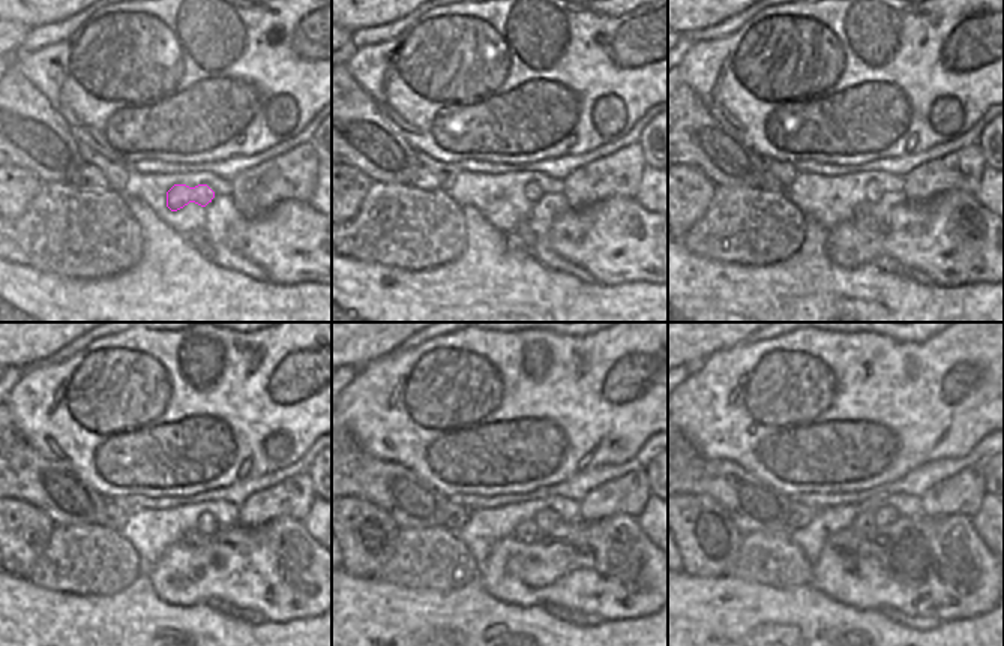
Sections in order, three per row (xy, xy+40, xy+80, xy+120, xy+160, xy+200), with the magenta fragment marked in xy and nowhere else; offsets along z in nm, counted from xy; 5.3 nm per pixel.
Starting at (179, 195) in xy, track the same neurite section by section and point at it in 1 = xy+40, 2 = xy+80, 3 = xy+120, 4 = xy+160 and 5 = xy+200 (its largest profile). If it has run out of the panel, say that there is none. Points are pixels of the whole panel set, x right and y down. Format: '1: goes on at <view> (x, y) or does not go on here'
1: goes on at xy+40 (533, 192)
2: goes on at xy+80 (874, 192)
3: goes on at xy+120 (206, 523)
4: goes on at xy+160 (547, 519)
5: goes on at xy+200 (886, 516)

